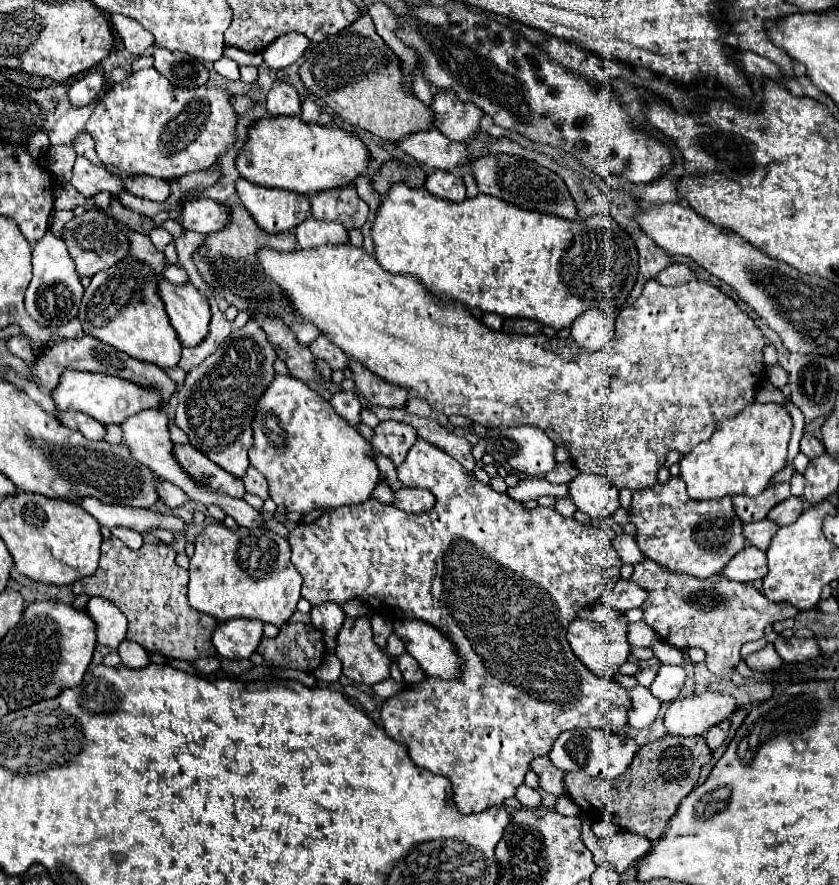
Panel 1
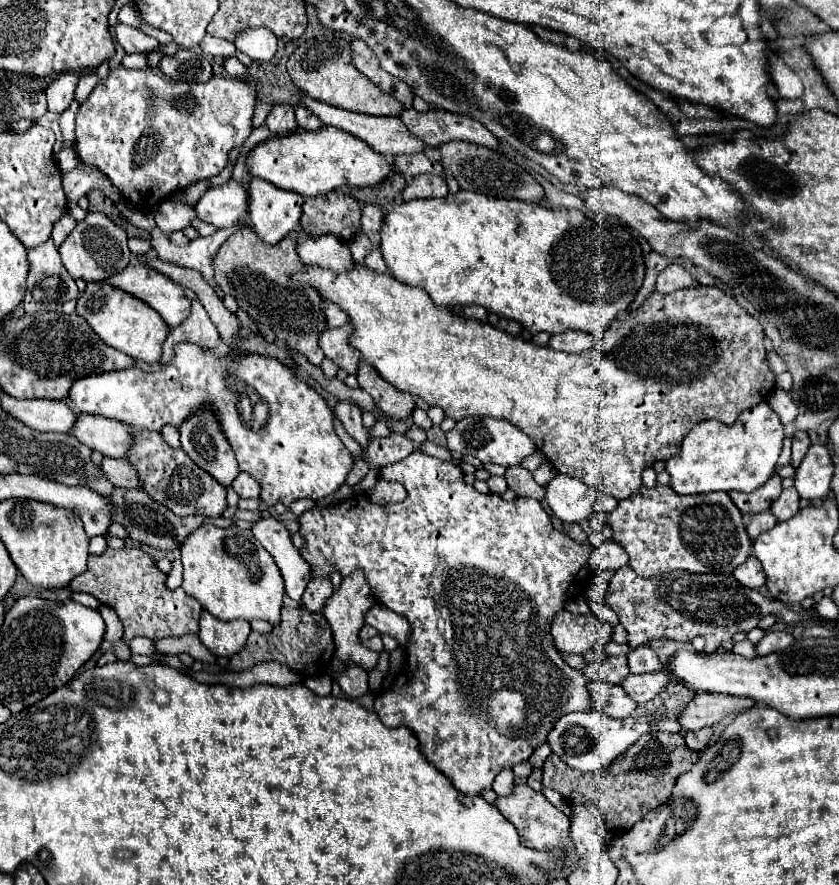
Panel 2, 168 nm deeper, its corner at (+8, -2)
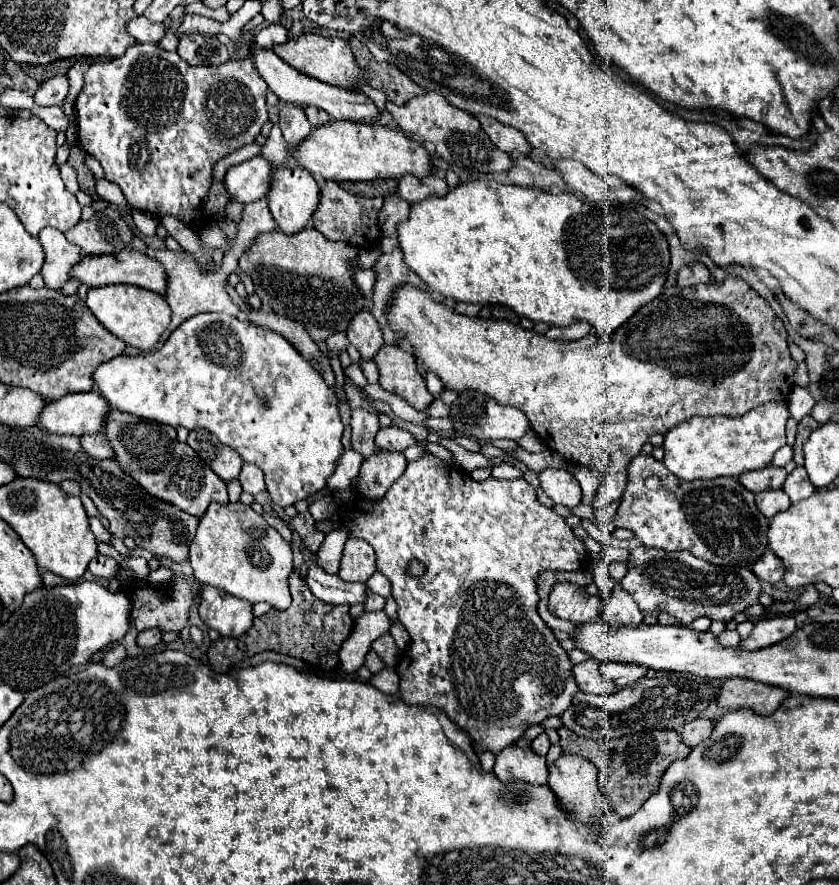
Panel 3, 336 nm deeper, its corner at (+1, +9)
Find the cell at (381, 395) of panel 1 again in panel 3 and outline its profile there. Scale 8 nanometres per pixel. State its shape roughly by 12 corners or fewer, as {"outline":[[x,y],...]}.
{"outline":[[382,346],[374,358],[380,384],[416,410],[428,392],[416,358],[400,346]]}

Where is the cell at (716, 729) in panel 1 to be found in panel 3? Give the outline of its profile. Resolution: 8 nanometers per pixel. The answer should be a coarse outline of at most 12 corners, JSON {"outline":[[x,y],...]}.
{"outline":[[696,718],[682,728],[684,744],[692,746],[710,736],[714,722]]}

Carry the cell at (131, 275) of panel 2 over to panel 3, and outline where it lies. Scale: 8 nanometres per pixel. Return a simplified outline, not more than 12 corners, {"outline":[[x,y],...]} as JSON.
{"outline":[[136,250],[82,256],[70,278],[166,294],[158,260]]}

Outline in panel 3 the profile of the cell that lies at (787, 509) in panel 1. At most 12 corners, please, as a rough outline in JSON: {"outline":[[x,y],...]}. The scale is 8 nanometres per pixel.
{"outline":[[798,466],[788,474],[782,490],[790,502],[806,500],[816,492]]}

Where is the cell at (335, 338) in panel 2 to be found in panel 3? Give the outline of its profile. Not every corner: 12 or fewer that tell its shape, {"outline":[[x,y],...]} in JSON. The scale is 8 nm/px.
{"outline":[[368,310],[354,316],[346,334],[372,360],[382,348],[382,330]]}

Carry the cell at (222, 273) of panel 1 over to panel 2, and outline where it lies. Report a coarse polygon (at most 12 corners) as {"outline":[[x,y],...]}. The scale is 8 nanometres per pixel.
{"outline":[[239,227],[215,253],[215,285],[277,343],[325,359],[317,291],[295,233],[277,245]]}

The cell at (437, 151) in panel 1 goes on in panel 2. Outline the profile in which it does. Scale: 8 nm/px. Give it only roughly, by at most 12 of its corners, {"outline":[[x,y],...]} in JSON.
{"outline":[[307,95],[307,109],[385,157],[425,153],[399,119],[353,113]]}

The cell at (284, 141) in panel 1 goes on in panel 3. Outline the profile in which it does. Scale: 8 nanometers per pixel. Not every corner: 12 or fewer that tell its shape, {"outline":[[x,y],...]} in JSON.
{"outline":[[344,120],[294,148],[334,182],[428,176],[428,150],[400,130]]}

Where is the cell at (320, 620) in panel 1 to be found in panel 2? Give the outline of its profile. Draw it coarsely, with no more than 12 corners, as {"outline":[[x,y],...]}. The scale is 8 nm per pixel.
{"outline":[[327,577],[309,581],[301,603],[323,613],[333,587]]}

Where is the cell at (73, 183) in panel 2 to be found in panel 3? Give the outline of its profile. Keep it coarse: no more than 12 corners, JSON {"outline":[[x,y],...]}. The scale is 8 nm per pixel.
{"outline":[[68,164],[60,166],[66,190],[78,192],[76,172]]}

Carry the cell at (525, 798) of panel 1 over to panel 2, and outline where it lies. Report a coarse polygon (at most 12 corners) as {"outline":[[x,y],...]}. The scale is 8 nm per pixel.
{"outline":[[503,769],[493,783],[497,795],[513,791],[513,771]]}

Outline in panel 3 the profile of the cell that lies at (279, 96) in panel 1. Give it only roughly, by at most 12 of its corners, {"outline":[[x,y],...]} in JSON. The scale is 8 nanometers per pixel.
{"outline":[[296,104],[280,110],[280,130],[290,146],[298,146],[312,130]]}

